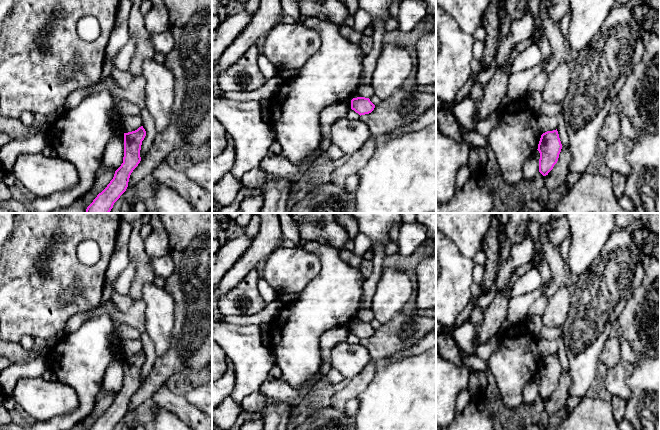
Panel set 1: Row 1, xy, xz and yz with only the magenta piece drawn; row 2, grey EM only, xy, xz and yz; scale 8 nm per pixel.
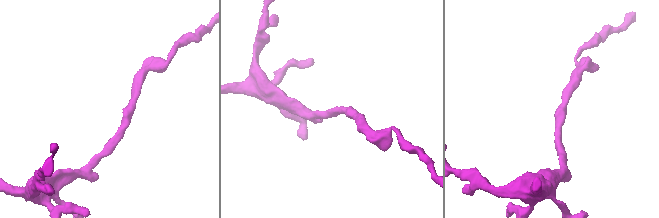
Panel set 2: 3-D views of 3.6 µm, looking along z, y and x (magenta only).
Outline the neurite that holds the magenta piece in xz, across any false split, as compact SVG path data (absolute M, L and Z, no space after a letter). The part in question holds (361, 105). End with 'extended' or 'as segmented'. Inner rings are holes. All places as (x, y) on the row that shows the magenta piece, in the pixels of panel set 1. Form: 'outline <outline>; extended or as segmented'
outline M357 97L351 100L351 109L358 113L360 116L371 113L375 105L369 98Z; as segmented

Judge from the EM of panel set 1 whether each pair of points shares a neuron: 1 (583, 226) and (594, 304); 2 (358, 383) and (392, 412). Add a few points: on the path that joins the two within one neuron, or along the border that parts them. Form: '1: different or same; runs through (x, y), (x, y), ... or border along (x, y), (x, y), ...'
1: different; border along (595, 259), (578, 276)
2: different; border along (374, 366), (375, 373), (373, 379), (357, 396)

